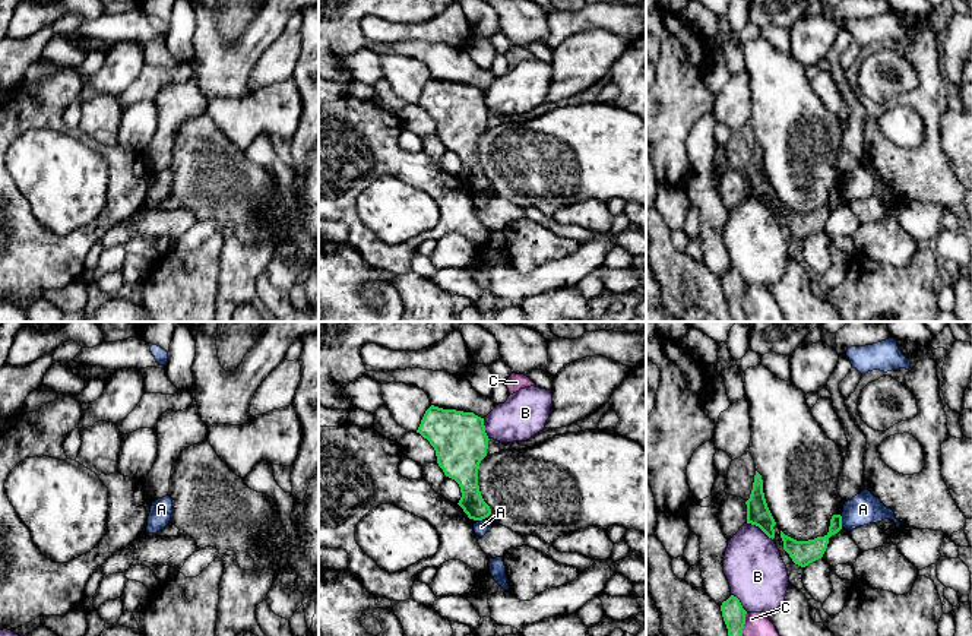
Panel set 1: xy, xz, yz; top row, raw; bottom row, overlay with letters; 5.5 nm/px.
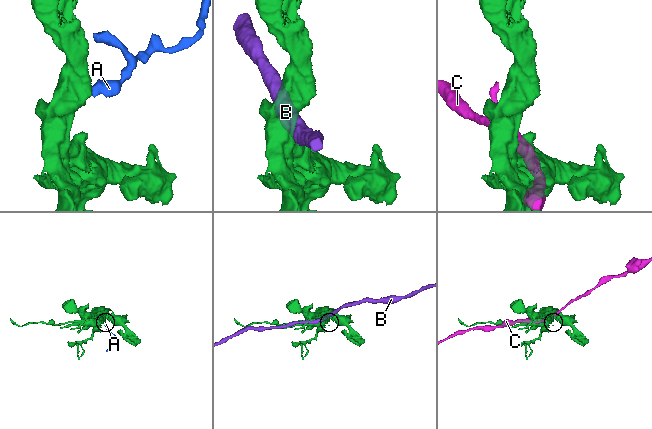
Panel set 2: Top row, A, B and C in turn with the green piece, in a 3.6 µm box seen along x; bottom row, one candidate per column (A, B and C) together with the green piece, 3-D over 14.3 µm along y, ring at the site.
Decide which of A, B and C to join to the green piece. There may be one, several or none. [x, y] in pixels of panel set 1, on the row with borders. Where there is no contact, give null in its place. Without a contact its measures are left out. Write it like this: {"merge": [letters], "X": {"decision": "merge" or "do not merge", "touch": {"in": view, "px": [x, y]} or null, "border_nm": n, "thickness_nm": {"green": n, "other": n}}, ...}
{"merge": [], "A": {"decision": "do not merge", "touch": {"in": "yz", "px": [841, 522]}, "border_nm": 60, "thickness_nm": {"green": 130, "other": 170}}, "B": {"decision": "do not merge", "touch": {"in": "yz", "px": [760, 528]}, "border_nm": 170, "thickness_nm": {"green": 130, "other": 320}}, "C": {"decision": "do not merge", "touch": {"in": "yz", "px": [744, 623]}, "border_nm": 130, "thickness_nm": {"green": 130, "other": 130}}}

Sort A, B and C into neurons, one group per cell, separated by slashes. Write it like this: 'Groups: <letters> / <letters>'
Groups: A / B / C

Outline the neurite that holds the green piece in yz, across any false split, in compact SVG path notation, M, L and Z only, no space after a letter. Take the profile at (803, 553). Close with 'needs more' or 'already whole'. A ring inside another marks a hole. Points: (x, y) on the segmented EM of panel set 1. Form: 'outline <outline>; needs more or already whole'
outline M833 515L830 519L829 532L824 537L817 537L808 541L797 541L781 531L783 550L789 554L792 561L801 567L823 557L829 538L842 529L842 516Z; already whole

